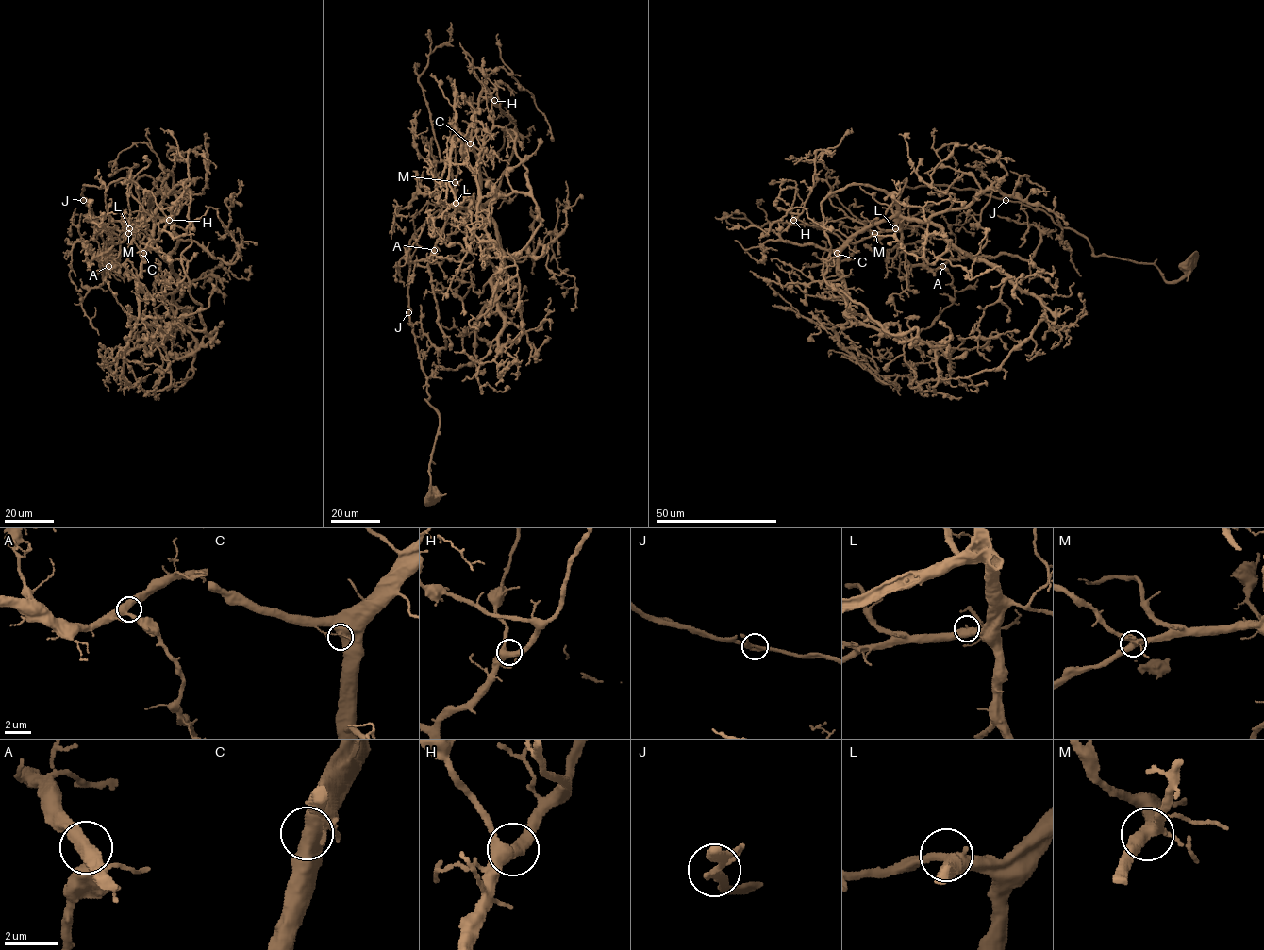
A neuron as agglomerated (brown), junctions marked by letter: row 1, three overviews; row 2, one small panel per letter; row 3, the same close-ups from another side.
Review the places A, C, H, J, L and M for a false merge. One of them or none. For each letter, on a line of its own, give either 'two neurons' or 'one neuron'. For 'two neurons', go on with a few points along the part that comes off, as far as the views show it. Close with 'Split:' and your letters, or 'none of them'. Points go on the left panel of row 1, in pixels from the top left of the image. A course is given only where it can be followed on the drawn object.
A: one neuron
C: one neuron
H: one neuron
J: one neuron
L: one neuron
M: one neuron
Split: none of them

